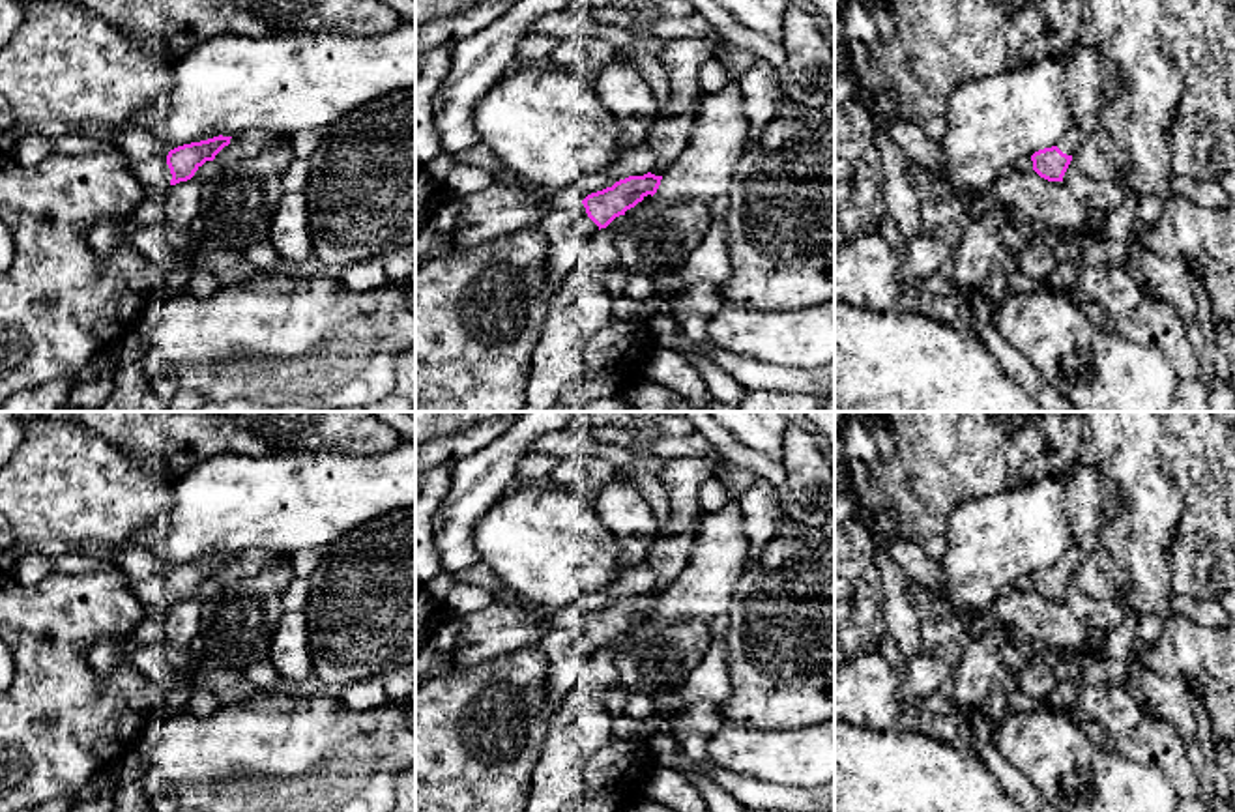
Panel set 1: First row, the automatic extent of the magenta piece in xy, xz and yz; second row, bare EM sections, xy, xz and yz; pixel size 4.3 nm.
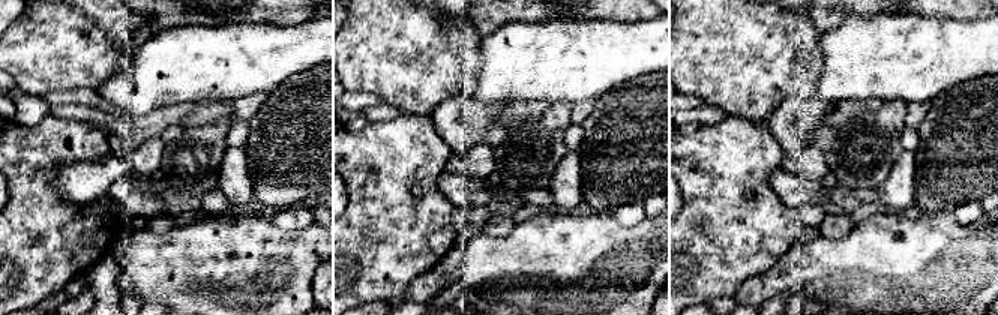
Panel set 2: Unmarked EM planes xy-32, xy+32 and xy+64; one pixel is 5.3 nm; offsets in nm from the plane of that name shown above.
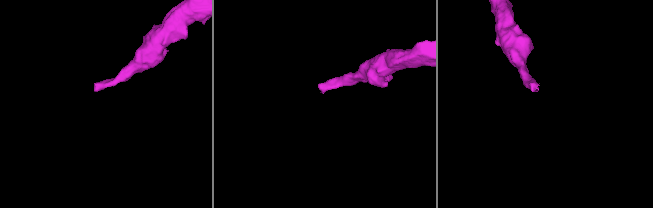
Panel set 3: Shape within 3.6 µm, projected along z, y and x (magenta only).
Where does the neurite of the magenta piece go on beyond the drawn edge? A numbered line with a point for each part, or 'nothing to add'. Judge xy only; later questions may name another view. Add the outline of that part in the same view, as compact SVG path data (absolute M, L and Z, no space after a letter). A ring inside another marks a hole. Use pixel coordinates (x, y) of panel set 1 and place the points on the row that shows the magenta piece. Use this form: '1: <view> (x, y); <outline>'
1: xy (145, 152); M129 127L116 140L124 153L131 174L148 187L153 196L159 196L170 187L170 168L167 155L174 150L163 137L146 129Z

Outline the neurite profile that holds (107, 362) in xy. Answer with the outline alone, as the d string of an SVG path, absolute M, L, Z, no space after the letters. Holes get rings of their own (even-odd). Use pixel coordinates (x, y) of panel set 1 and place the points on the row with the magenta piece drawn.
M110 346L109 350L101 352L95 361L97 374L95 376L114 376L118 369L118 350Z

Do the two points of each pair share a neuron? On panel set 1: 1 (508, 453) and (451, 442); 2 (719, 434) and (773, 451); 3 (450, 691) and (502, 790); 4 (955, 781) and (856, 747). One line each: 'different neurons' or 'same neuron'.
1: different neurons
2: different neurons
3: same neuron
4: same neuron

